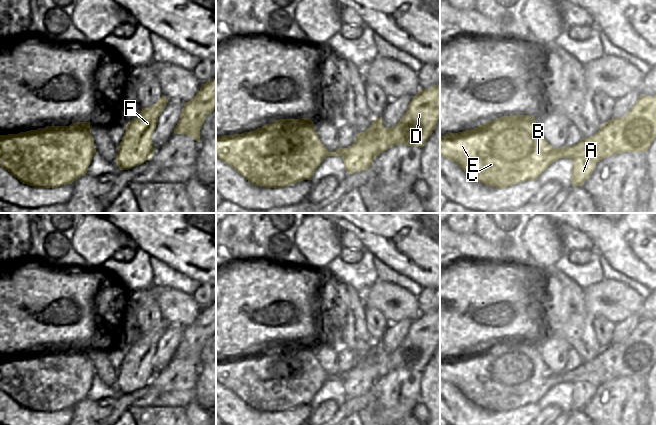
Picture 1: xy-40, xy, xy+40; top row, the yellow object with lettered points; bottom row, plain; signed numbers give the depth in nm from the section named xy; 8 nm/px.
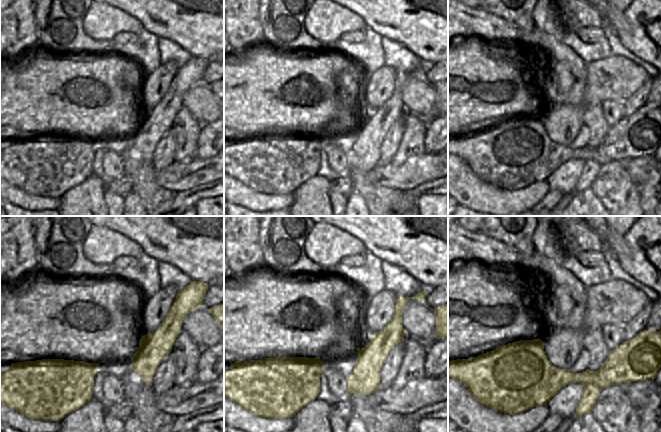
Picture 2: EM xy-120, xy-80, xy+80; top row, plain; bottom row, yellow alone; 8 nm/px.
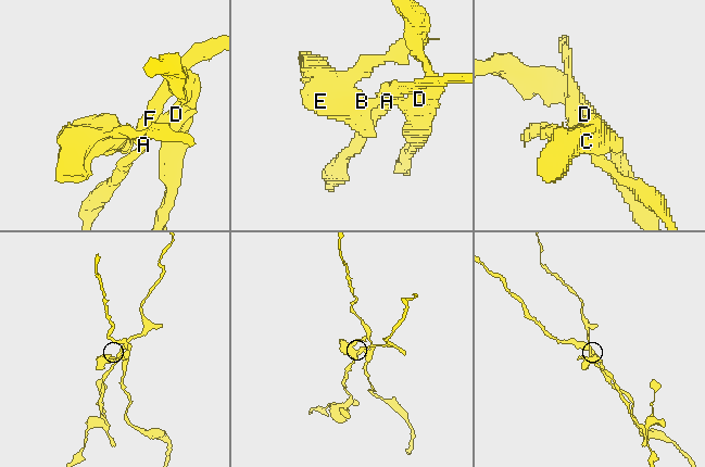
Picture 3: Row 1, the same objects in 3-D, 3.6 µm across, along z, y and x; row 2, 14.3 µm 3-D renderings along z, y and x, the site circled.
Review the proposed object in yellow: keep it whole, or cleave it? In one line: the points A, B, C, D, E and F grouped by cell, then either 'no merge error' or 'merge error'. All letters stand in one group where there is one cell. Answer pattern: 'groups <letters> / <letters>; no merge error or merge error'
groups A F / B C D E; merge error

